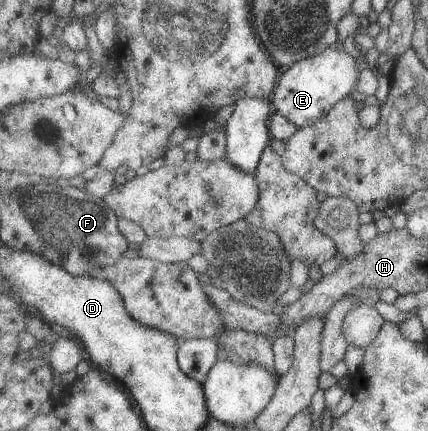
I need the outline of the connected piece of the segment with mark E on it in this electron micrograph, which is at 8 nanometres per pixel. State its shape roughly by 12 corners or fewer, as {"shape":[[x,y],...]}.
{"shape":[[346,44],[283,70],[273,105],[299,128],[356,91],[367,64]]}

